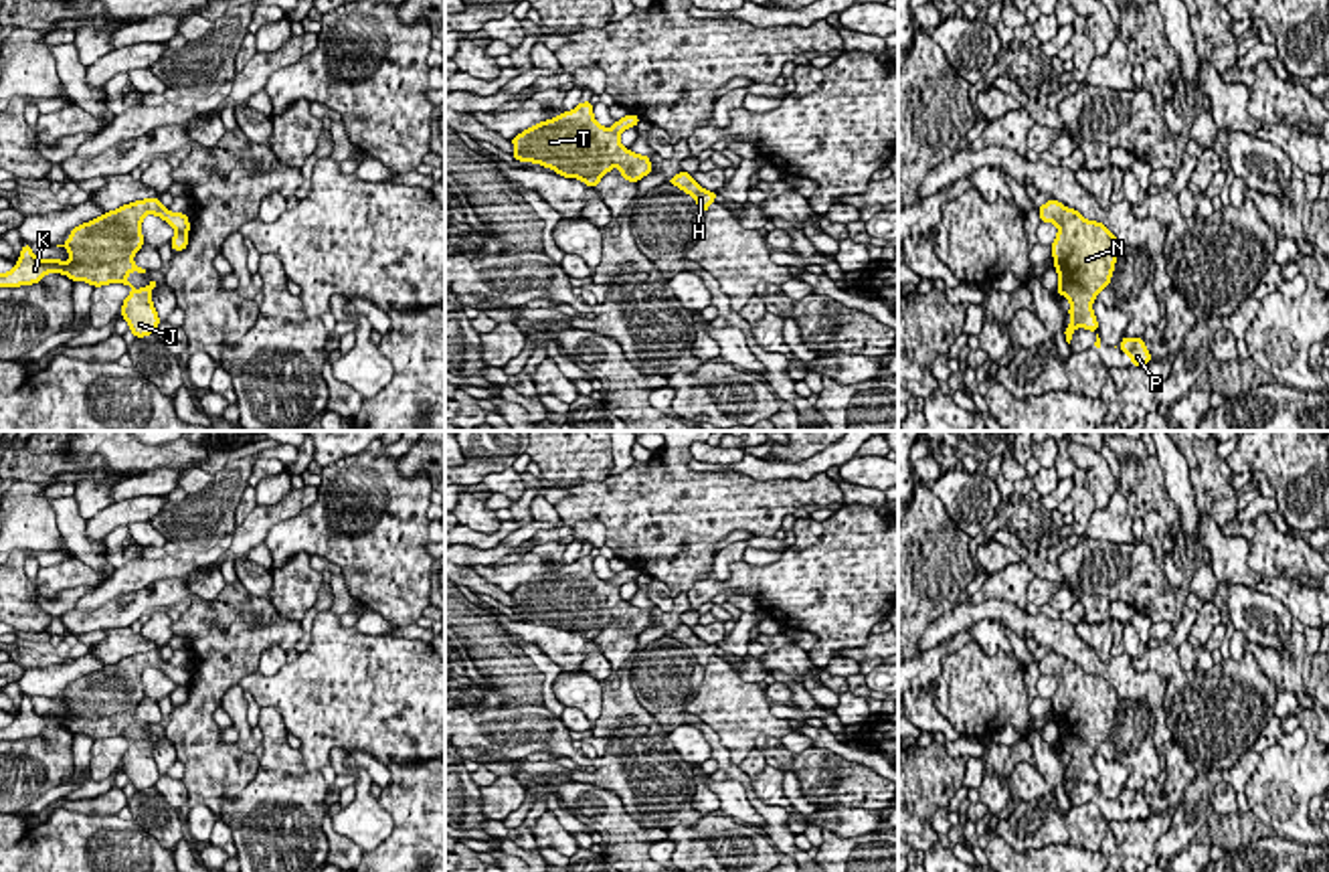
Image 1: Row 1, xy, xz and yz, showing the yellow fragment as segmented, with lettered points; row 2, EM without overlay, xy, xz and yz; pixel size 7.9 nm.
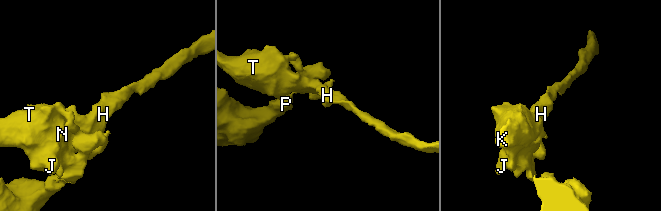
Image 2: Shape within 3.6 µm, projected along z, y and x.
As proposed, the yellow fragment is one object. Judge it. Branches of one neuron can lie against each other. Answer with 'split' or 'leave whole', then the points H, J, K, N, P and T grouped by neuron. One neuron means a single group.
leave whole | H J K N P T

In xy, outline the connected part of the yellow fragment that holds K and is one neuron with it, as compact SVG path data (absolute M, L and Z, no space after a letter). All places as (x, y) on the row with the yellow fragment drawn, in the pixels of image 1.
M160 196L144 198L105 212L89 223L75 227L63 245L71 255L69 261L36 259L30 245L24 243L16 265L8 273L0 273L0 287L34 285L47 273L63 273L73 283L87 281L93 287L123 283L131 293L121 303L121 318L127 322L136 338L146 338L160 326L158 312L152 301L156 281L136 289L127 275L131 271L146 273L134 263L134 255L146 245L142 221L156 214L168 223L176 235L170 241L172 251L188 249L190 221L186 212L174 214L160 204Z

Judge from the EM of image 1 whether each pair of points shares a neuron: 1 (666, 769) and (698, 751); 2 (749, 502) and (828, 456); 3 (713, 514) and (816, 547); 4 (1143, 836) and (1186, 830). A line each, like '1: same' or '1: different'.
1: different
2: different
3: different
4: different

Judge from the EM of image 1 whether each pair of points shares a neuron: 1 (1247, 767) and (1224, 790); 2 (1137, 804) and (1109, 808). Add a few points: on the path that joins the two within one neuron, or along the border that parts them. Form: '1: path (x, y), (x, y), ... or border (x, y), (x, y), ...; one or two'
1: border (1228, 779), (1236, 794); two
2: path (1131, 806), (1115, 808); one

